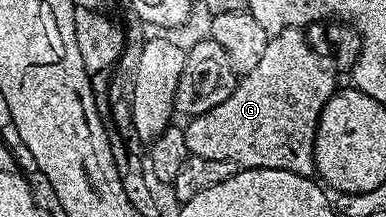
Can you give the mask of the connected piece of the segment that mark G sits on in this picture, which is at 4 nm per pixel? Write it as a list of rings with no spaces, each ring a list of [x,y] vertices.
[[[285,29],[271,36],[260,63],[239,80],[237,87],[220,103],[199,117],[191,117],[184,128],[190,156],[200,159],[228,159],[243,169],[283,169],[314,177],[314,144],[322,108],[336,91],[335,70],[306,41],[302,29]]]

